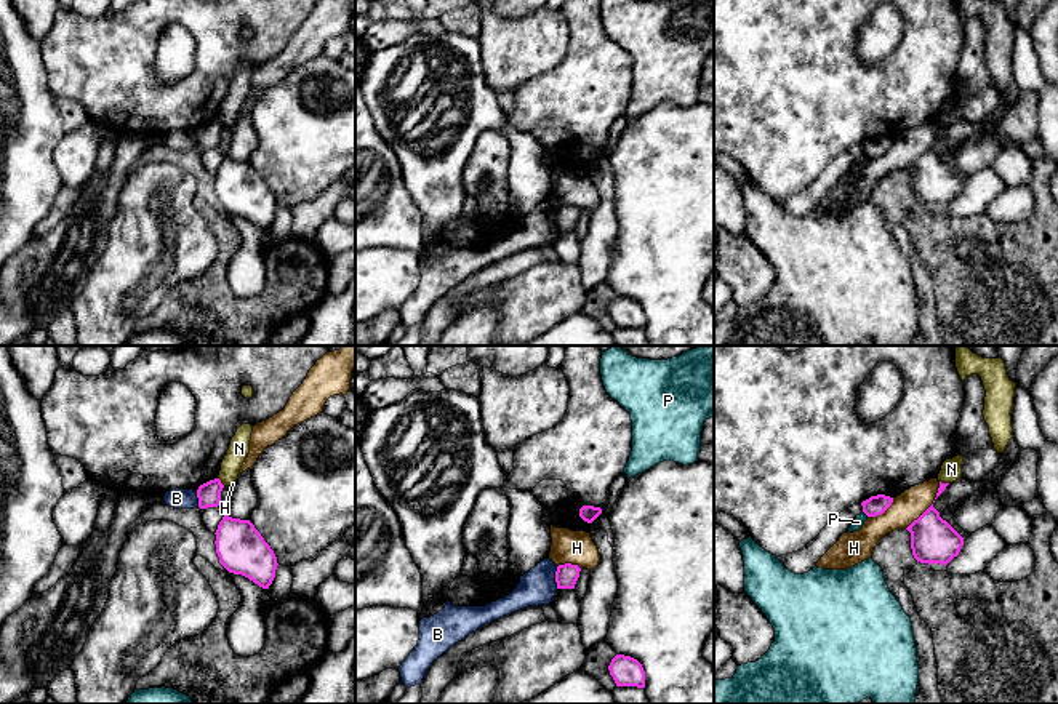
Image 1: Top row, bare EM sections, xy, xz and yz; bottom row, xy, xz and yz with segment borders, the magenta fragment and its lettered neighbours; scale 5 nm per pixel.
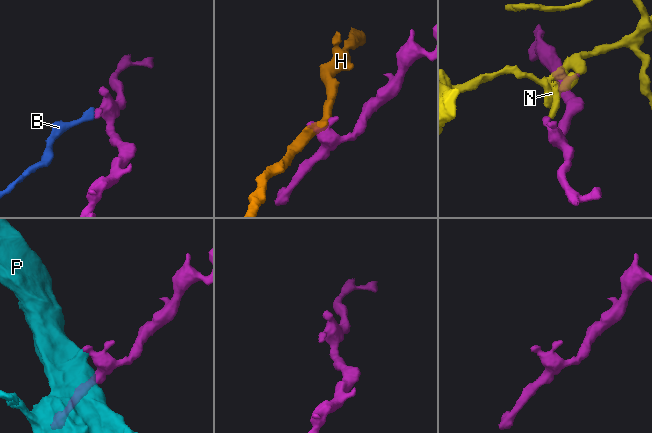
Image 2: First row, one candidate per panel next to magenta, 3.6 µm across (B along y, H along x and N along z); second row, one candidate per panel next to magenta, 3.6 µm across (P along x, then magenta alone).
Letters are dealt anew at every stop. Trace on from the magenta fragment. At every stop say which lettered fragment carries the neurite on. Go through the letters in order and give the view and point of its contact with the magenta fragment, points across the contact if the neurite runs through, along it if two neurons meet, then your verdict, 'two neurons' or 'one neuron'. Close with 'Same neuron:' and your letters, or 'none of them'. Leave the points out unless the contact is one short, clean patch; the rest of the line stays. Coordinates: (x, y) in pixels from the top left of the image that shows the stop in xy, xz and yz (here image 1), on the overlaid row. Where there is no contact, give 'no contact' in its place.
B: contact xz (556, 578); border xz (557, 567), (556, 588); two neurons
H: contact yz (930, 506); border yz (940, 482), (933, 501), (905, 528); two neurons
N: contact xy (220, 482); border xy (218, 477), (224, 485); two neurons
P: contact yz (866, 514); two neurons
Same neuron: none of them

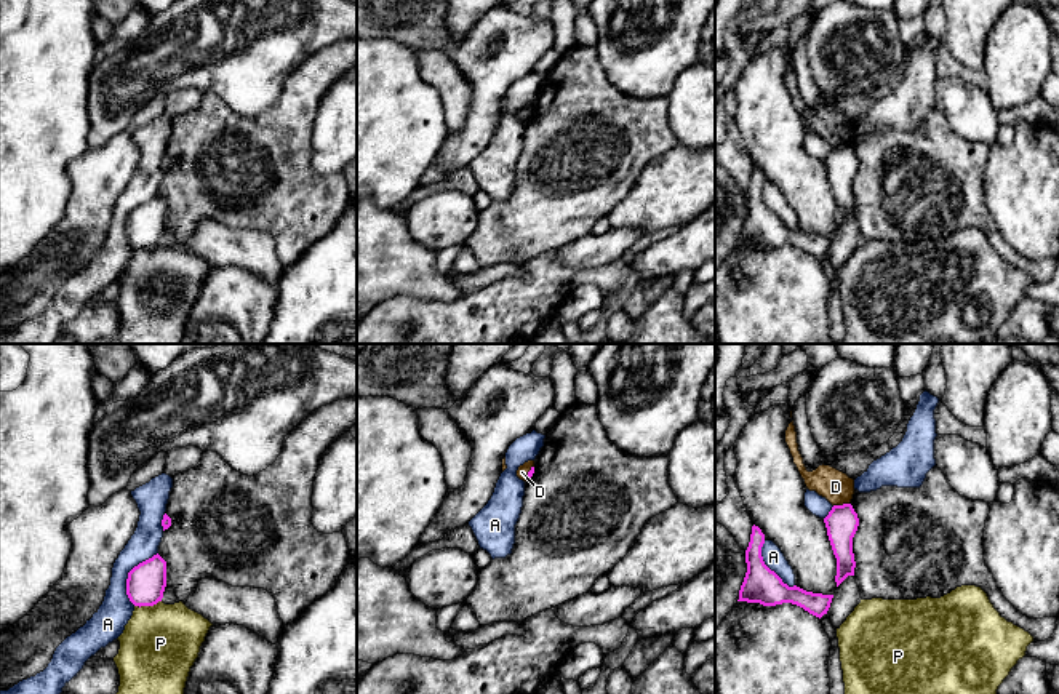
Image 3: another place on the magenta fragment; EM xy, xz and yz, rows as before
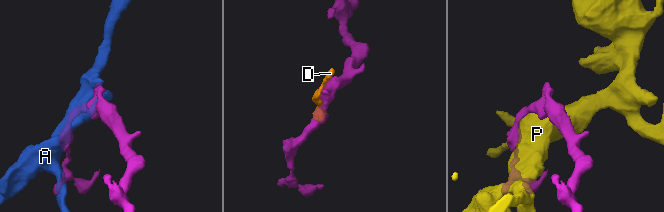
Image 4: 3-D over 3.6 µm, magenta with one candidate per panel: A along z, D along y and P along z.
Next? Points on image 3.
A: contact xy (128, 574); two neurons
D: contact yz (840, 506); border yz (848, 502), (834, 506); two neurons
P: contact xy (147, 605); two neurons
Same neuron: none of them

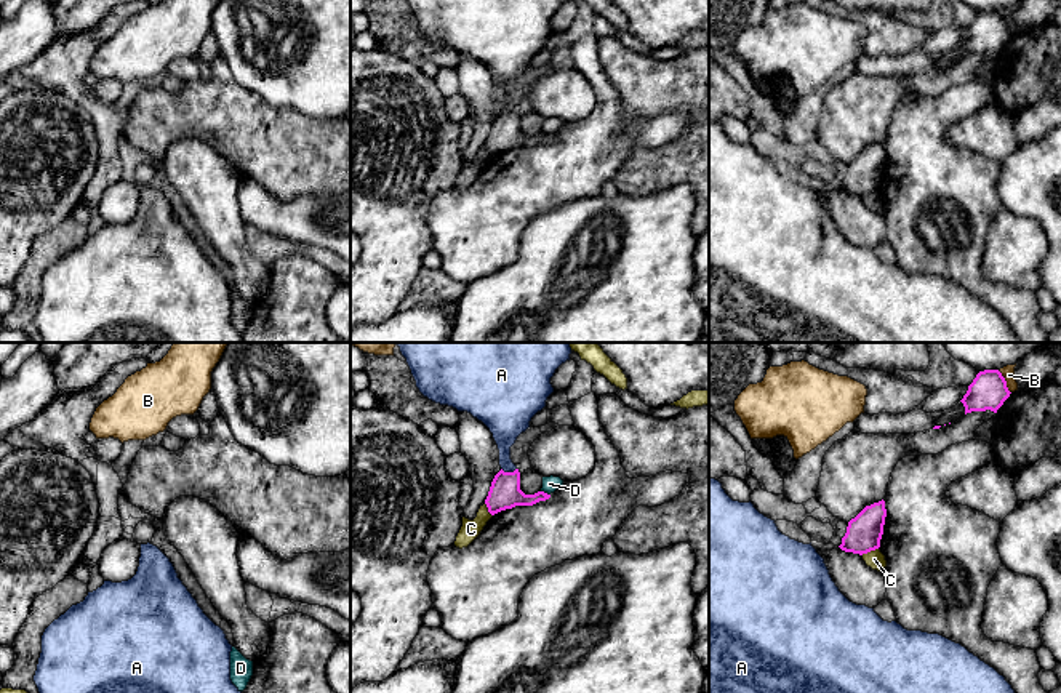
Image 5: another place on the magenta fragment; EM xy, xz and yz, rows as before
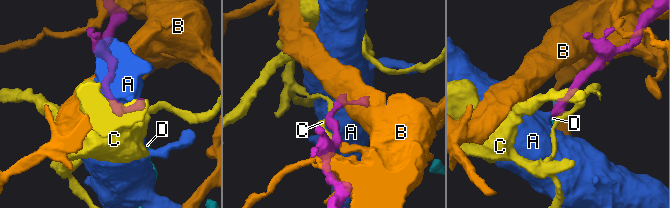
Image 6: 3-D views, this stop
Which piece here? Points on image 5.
A: contact xz (509, 472); way xz (504, 493), (509, 472), (504, 461), (506, 423); one neuron
B: contact yz (1005, 381); two neurons
C: contact yz (869, 551); border yz (877, 548), (861, 554); two neurons
D: contact xz (546, 493); border xz (541, 490), (549, 495); two neurons
Same neuron: A

